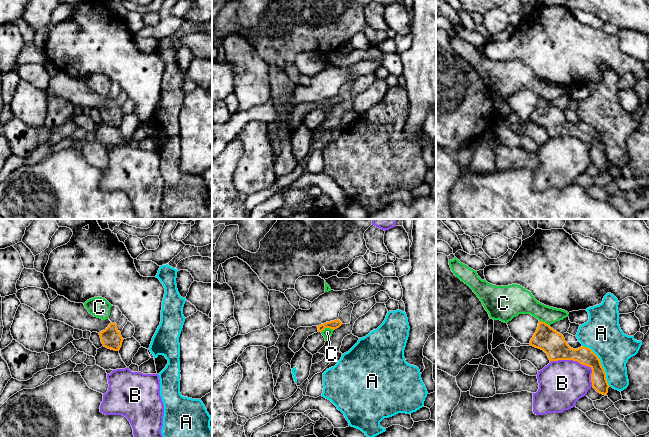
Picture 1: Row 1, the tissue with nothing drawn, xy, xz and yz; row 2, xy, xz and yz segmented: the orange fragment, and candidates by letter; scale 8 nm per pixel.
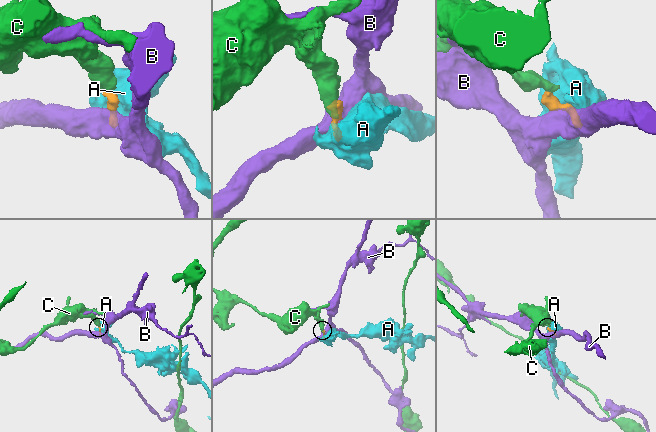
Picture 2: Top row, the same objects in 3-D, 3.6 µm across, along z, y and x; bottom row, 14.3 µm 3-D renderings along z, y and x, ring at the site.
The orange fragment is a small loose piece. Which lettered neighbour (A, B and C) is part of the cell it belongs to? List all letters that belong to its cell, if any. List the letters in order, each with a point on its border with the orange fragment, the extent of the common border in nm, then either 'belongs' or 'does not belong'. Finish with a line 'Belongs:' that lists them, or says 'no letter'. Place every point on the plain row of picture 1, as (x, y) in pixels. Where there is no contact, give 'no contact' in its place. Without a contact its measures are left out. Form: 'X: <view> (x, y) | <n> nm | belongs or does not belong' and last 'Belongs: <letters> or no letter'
A: yz (600, 140) | 400 nm | does not belong
B: yz (579, 138) | 400 nm | does not belong
C: xz (327, 103) | 110 nm | does not belong
Belongs: no letter

